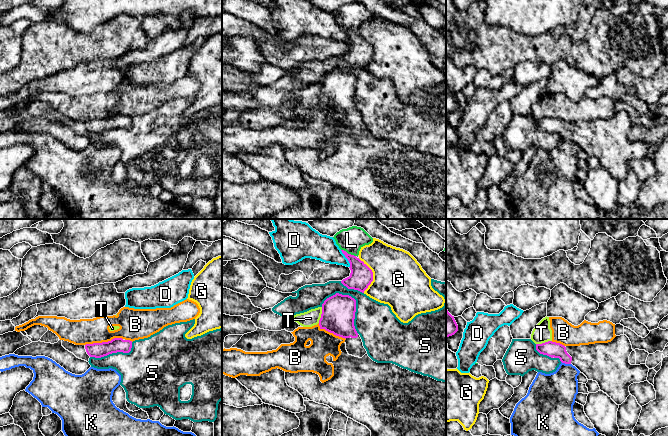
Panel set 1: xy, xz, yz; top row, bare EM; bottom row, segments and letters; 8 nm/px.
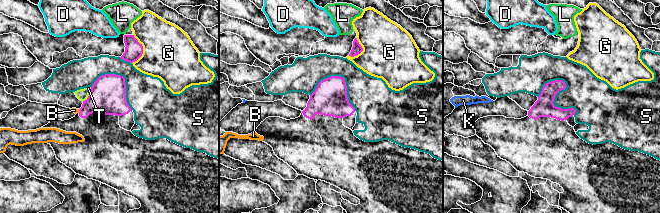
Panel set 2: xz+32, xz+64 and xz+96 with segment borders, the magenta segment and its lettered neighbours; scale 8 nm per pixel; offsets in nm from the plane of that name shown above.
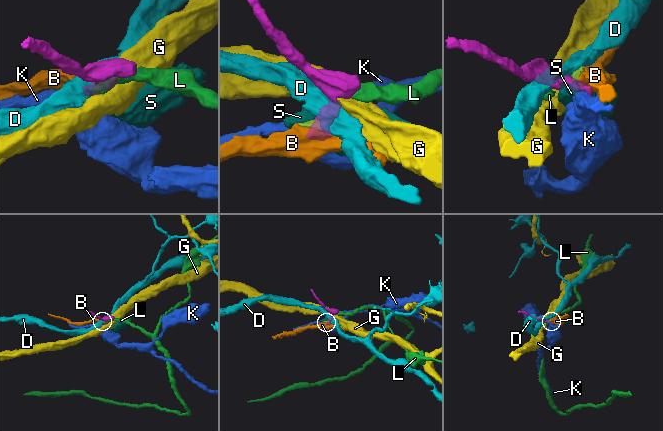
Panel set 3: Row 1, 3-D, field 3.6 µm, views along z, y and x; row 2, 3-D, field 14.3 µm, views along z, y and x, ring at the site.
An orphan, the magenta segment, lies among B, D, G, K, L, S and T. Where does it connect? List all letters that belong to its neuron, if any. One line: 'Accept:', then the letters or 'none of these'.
Accept: none of these

